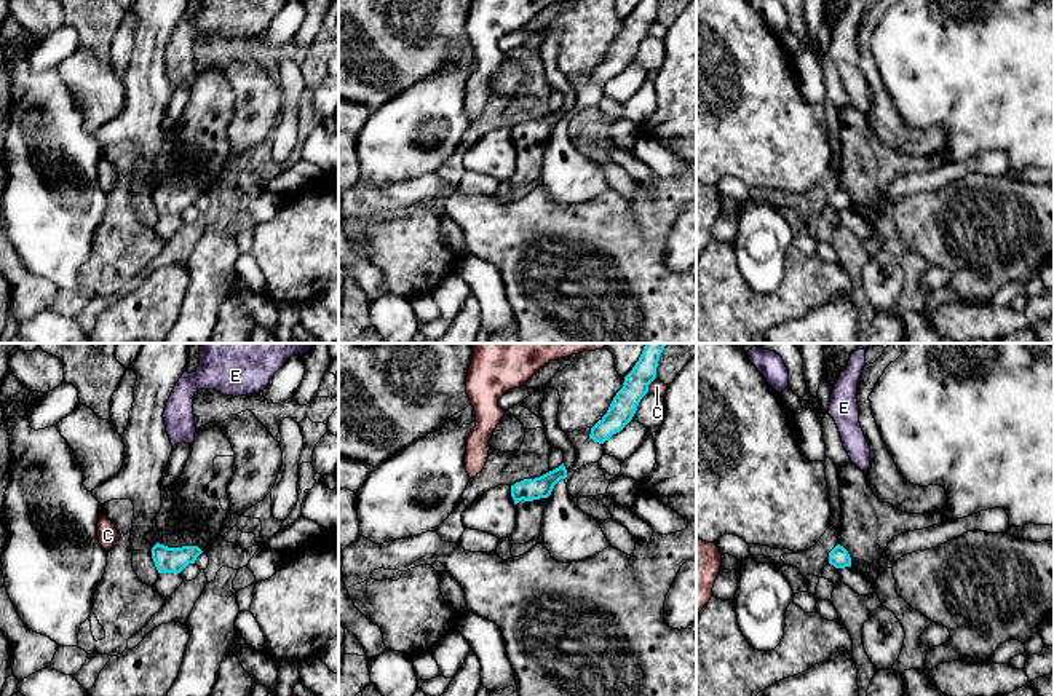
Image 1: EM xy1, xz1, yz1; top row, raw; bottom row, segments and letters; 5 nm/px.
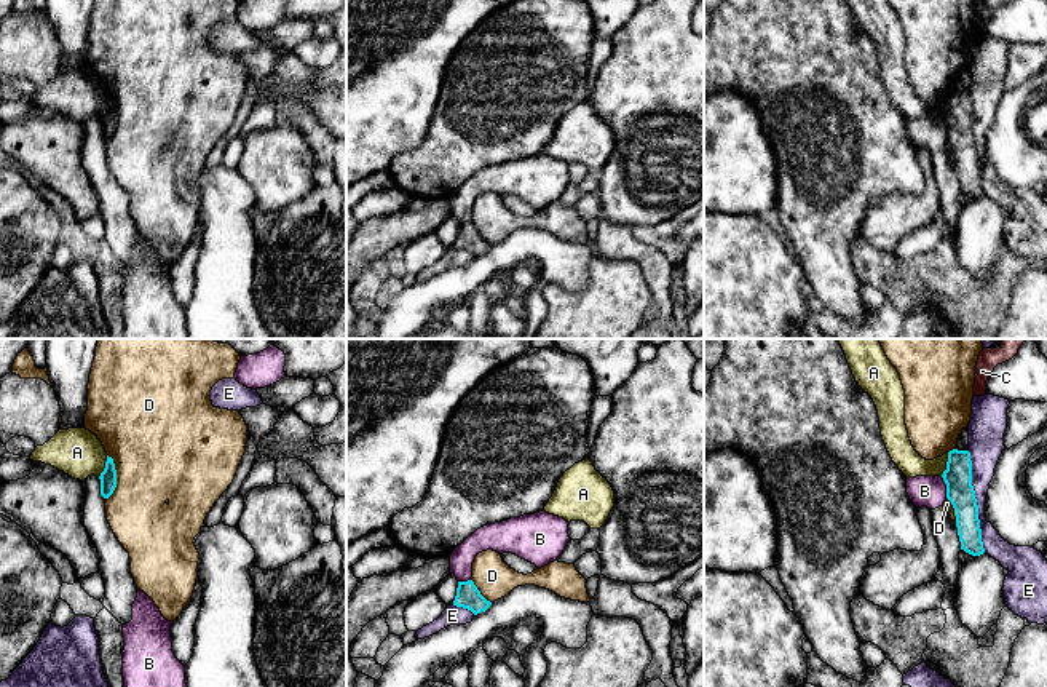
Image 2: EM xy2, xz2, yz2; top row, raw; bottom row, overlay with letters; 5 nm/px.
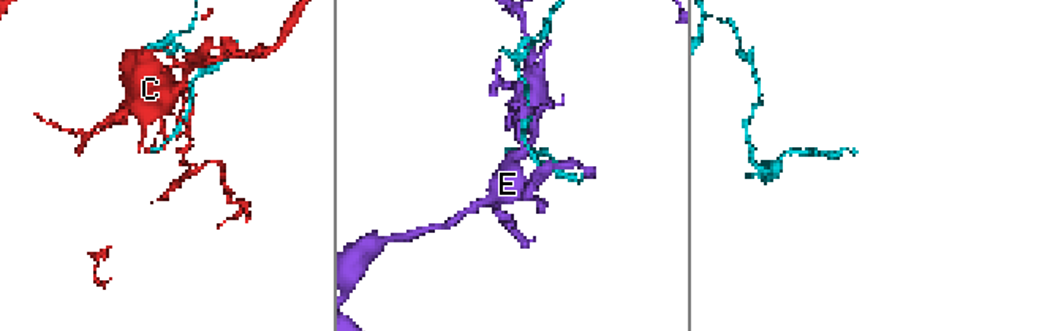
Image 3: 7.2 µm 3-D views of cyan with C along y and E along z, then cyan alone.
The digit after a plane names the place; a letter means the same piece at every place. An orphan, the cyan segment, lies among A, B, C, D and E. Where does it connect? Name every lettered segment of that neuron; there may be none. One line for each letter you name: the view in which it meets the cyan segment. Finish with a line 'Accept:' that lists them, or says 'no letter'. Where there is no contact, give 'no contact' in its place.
Accept: no letter

